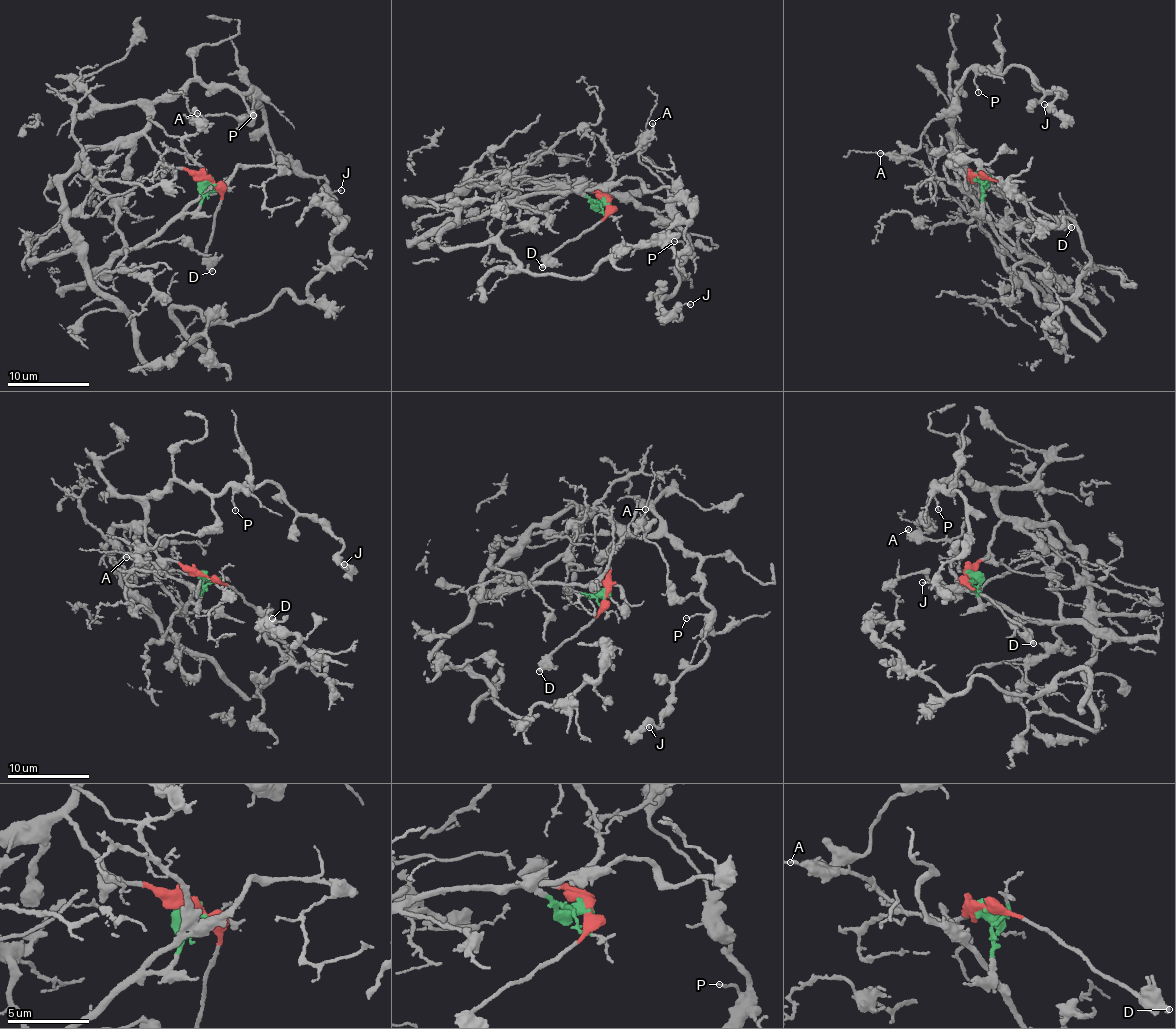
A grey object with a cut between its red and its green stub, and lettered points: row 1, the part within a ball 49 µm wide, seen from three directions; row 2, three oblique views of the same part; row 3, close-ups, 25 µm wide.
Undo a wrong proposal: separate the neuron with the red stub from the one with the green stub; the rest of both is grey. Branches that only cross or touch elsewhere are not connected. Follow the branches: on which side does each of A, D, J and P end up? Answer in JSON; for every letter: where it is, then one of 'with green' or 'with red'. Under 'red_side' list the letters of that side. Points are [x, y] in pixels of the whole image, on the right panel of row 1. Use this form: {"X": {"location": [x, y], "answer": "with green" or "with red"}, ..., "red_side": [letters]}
{"A": {"location": [880, 153], "answer": "with green"}, "D": {"location": [1071, 227], "answer": "with red"}, "J": {"location": [1044, 104], "answer": "with red"}, "P": {"location": [978, 92], "answer": "with red"}, "red_side": ["D", "J", "P"]}

